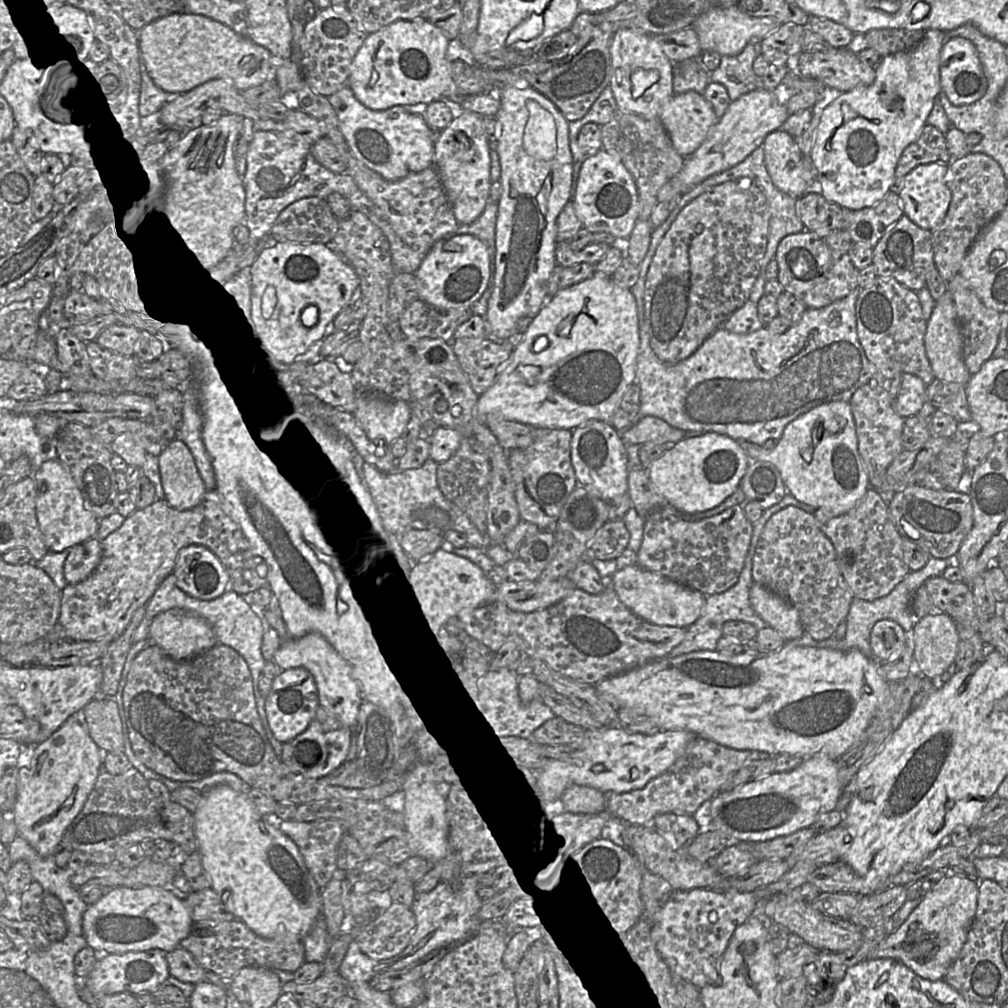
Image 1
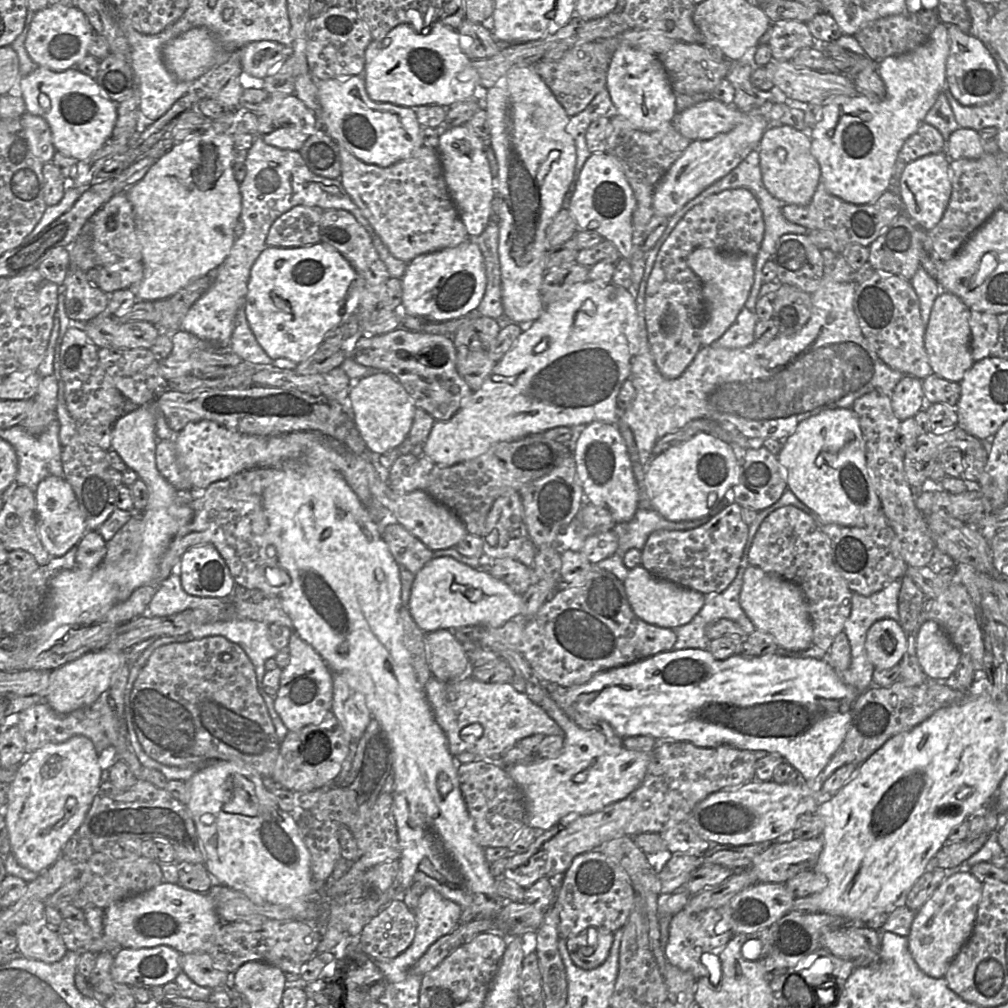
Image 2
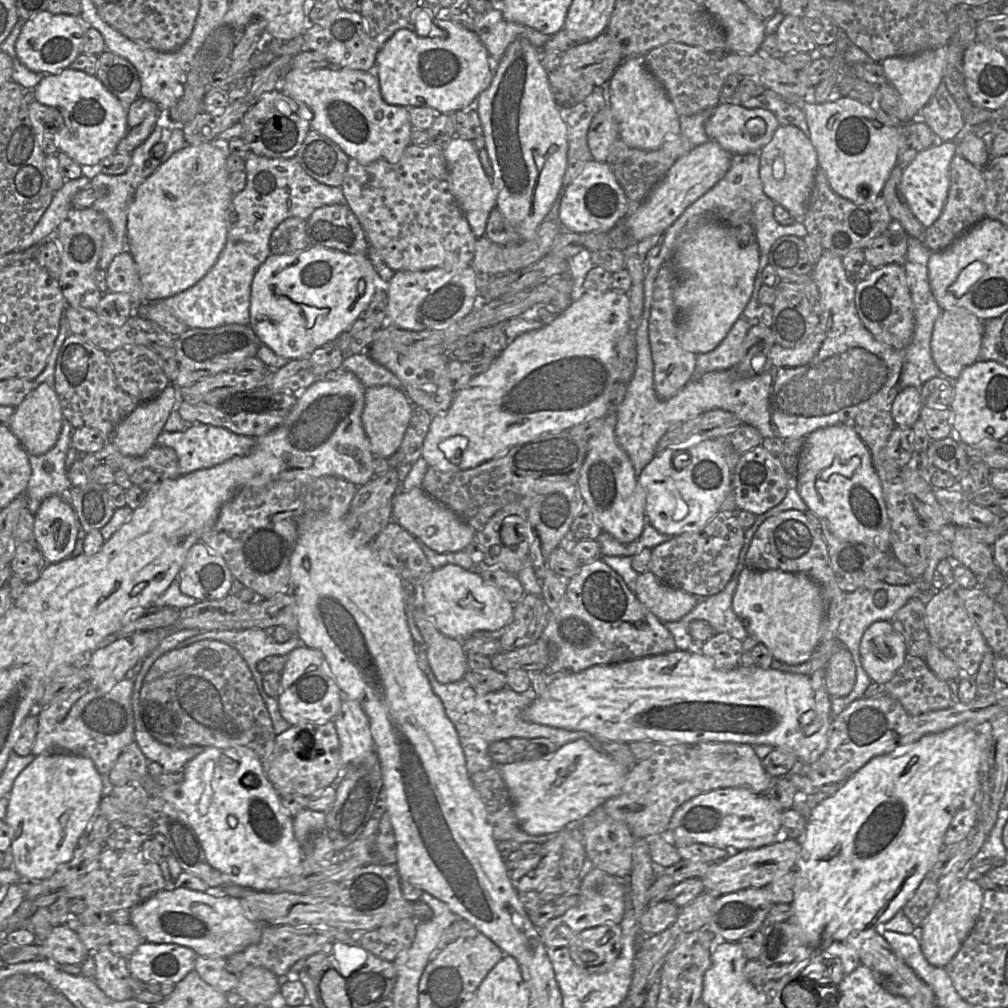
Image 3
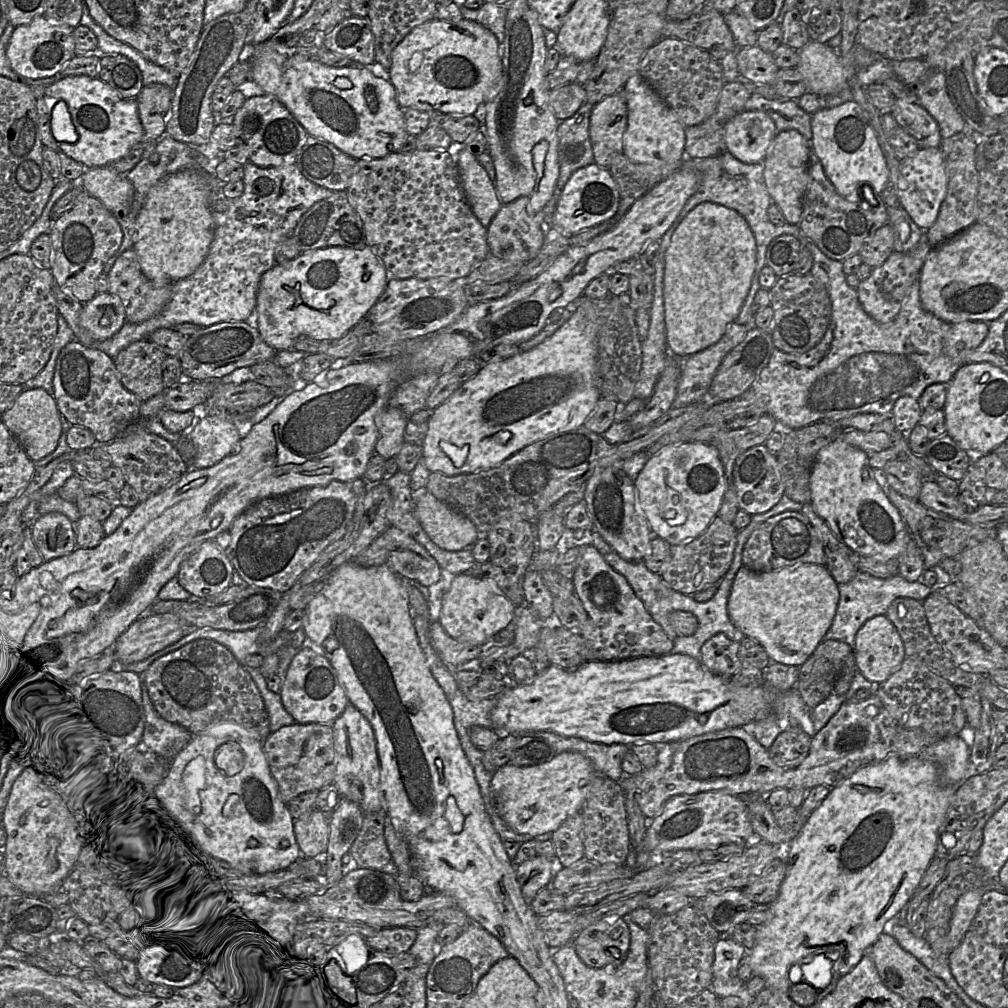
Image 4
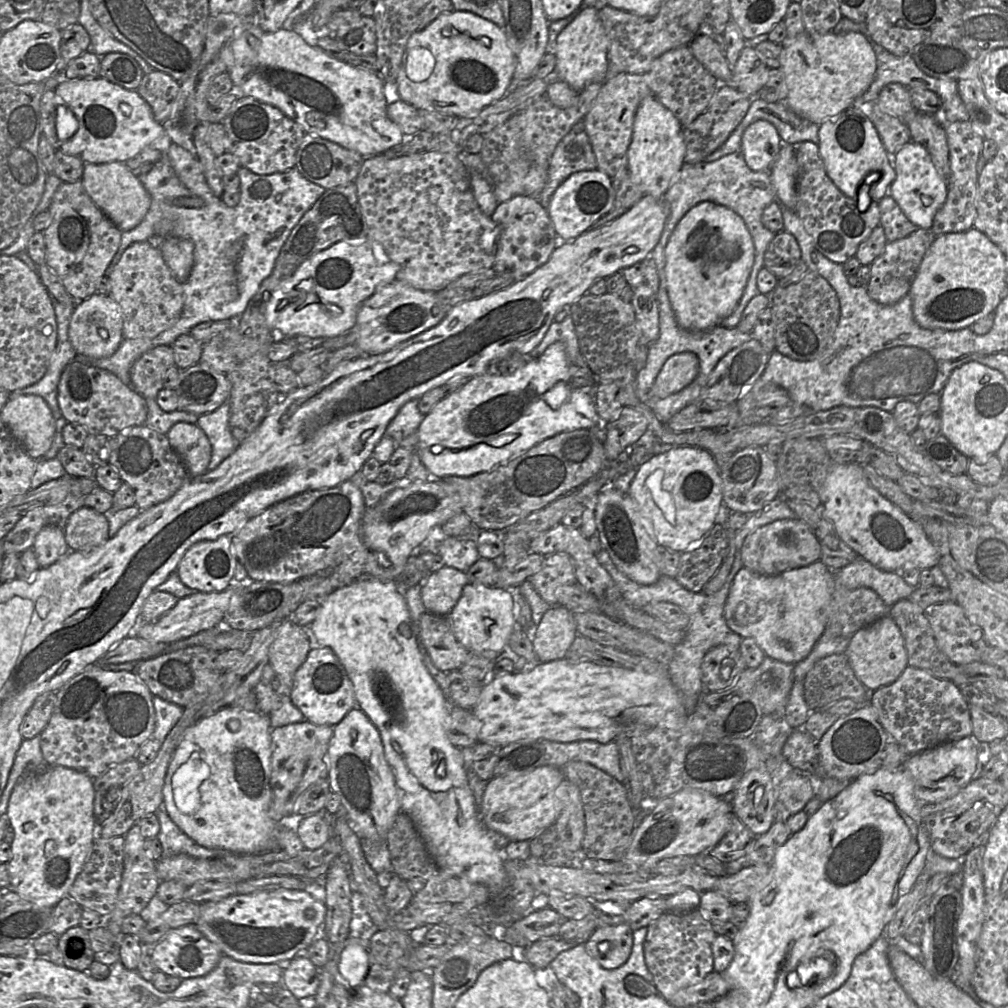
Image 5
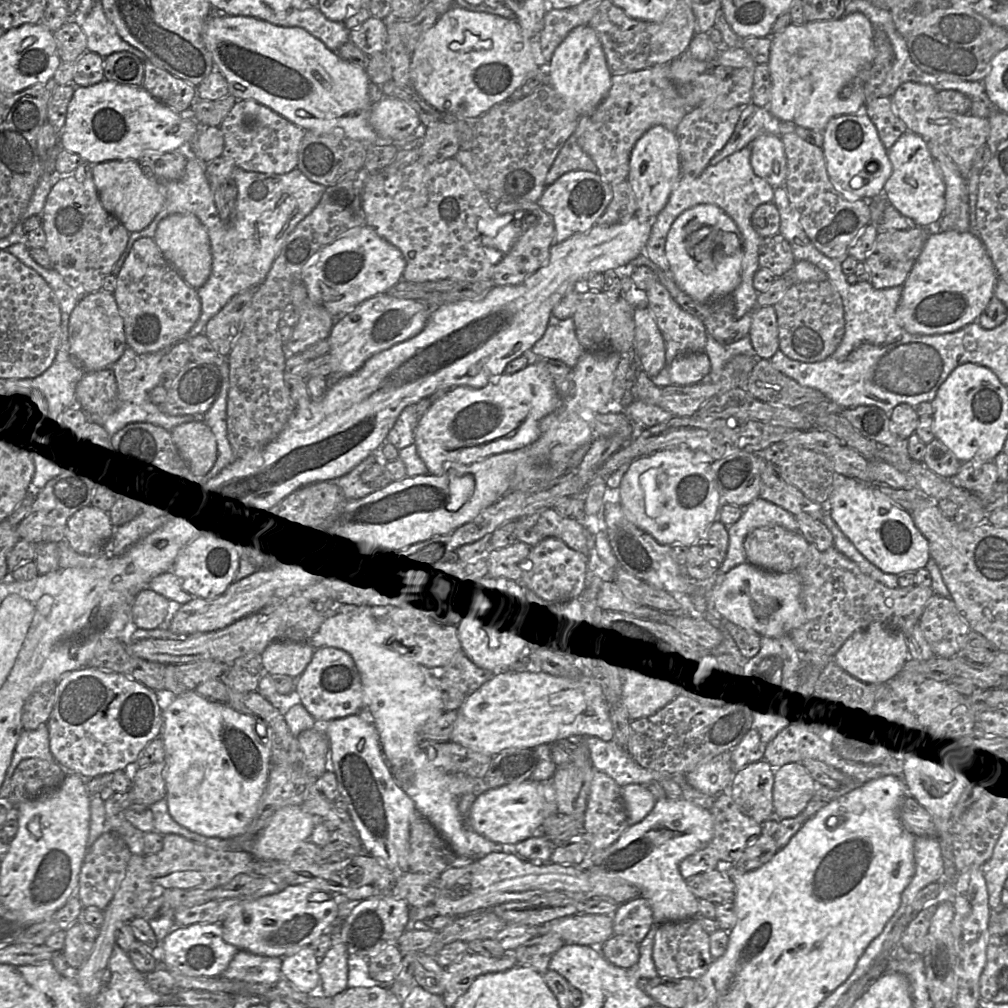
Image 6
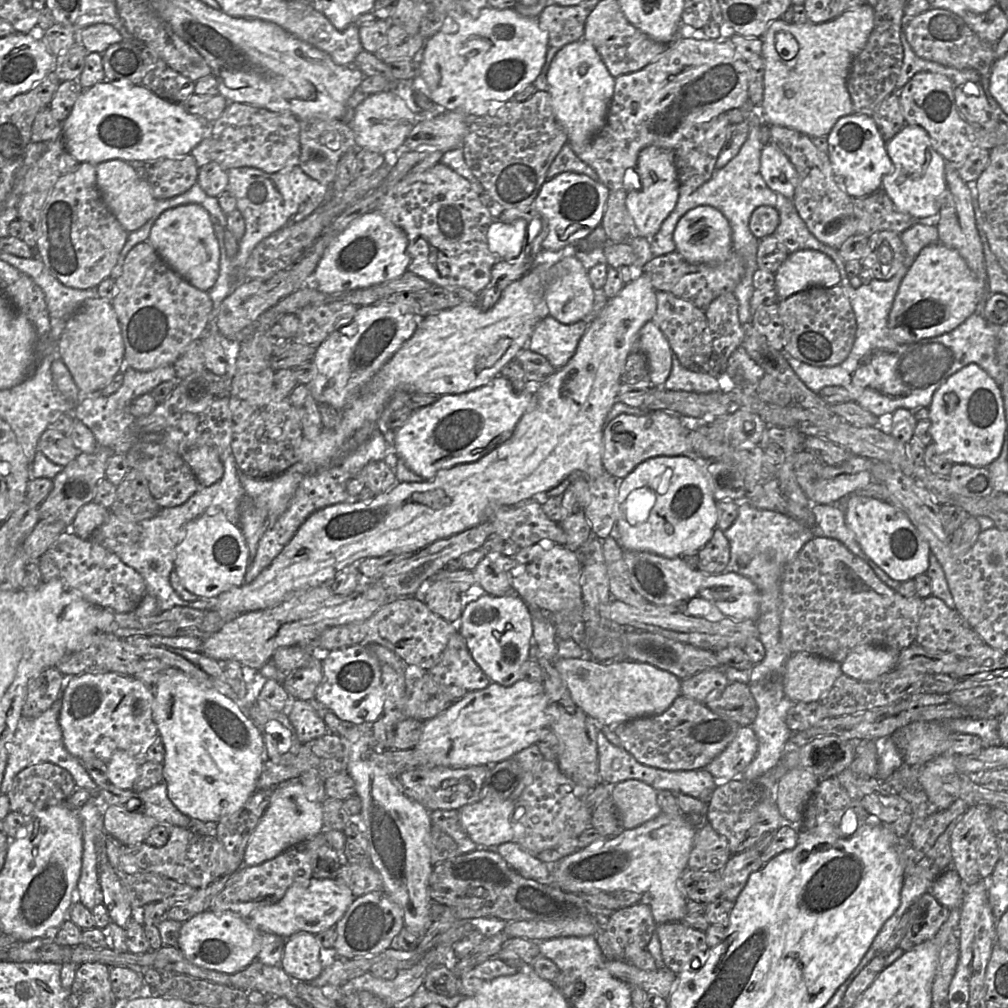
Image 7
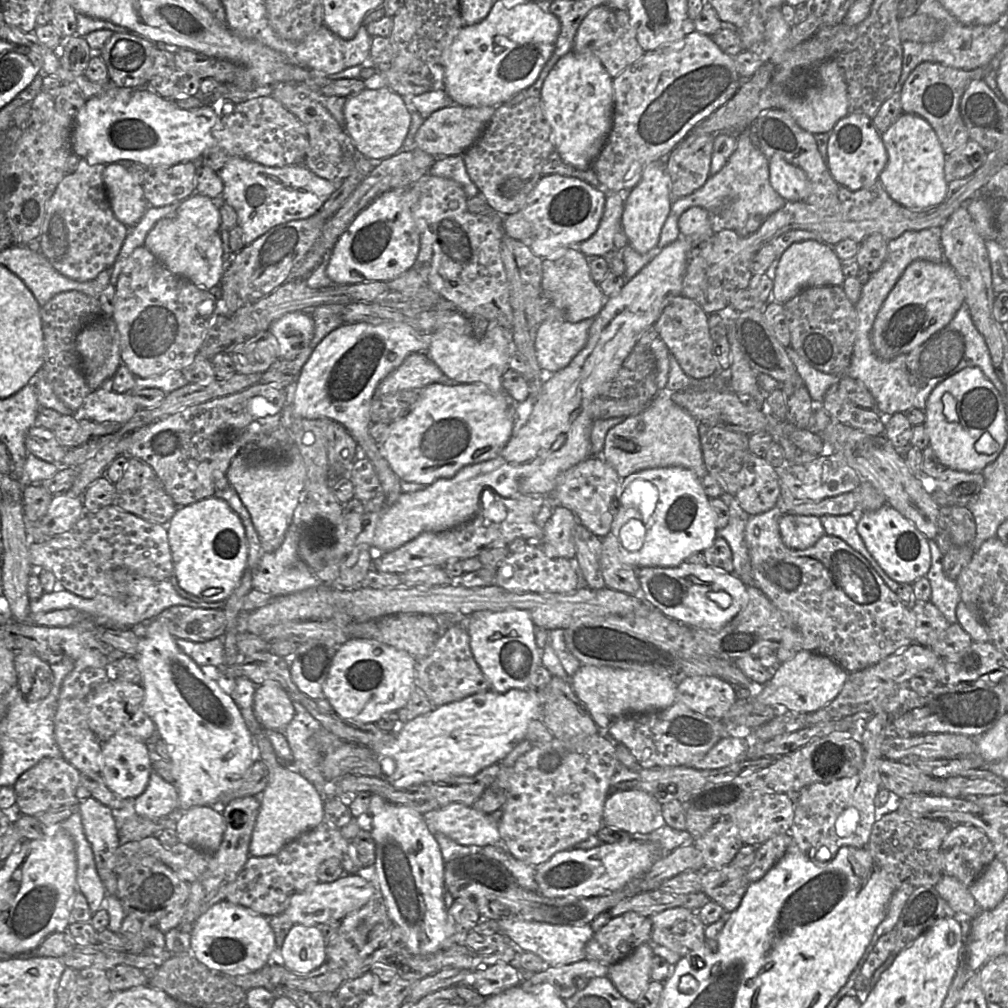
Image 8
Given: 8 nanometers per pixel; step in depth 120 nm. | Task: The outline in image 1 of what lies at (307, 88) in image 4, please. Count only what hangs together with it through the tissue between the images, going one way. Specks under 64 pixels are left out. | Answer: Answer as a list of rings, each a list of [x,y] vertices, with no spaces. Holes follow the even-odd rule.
[[[347,85],[327,98],[337,114],[340,130],[354,157],[385,180],[396,181],[434,166],[434,142],[430,137],[430,127],[421,115],[411,113],[400,105],[383,111],[371,110],[357,100]]]

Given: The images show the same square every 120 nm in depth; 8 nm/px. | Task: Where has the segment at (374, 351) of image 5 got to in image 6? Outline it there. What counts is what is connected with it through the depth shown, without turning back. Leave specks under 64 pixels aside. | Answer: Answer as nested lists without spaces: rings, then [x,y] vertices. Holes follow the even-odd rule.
[[[384,293],[364,300],[351,312],[337,318],[326,339],[333,367],[330,383],[353,374],[372,356],[417,335],[426,325],[430,312],[423,302]]]

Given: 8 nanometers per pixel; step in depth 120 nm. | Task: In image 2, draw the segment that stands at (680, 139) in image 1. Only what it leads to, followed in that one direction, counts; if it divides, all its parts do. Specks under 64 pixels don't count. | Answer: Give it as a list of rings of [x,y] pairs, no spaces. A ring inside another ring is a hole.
[[[711,98],[676,113],[672,125],[691,141],[709,140],[731,131],[742,121],[743,113],[733,105]]]

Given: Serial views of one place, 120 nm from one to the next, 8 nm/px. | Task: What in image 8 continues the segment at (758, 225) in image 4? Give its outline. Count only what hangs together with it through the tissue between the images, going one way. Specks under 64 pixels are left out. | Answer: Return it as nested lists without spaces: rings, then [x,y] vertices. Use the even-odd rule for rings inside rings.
[[[747,127],[738,135],[734,153],[718,173],[710,176],[702,187],[689,196],[673,199],[670,213],[661,230],[657,249],[663,249],[680,237],[678,220],[689,208],[701,207],[707,210],[712,215],[711,226],[715,233],[722,229],[740,231],[750,216],[760,215],[766,219],[781,209],[785,203],[786,201],[772,188],[768,159],[760,149],[752,145]]]

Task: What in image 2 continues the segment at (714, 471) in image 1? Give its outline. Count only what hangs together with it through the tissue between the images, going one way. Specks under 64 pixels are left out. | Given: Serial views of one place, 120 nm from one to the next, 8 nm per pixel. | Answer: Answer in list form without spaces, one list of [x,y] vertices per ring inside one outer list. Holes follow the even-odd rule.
[[[697,433],[684,443],[652,456],[645,485],[652,509],[670,521],[696,520],[709,515],[740,476],[740,463],[731,445],[707,433]]]

